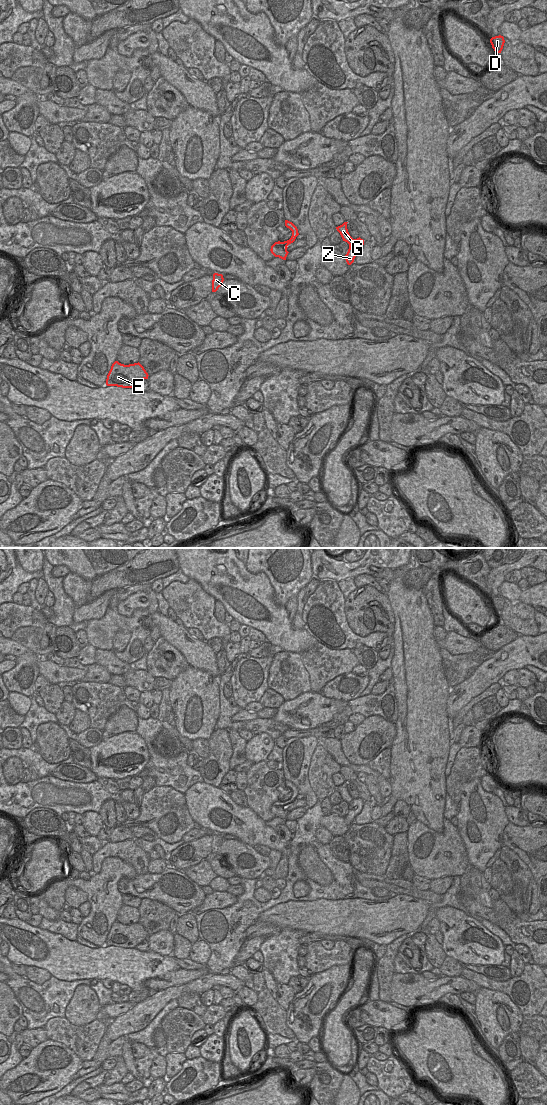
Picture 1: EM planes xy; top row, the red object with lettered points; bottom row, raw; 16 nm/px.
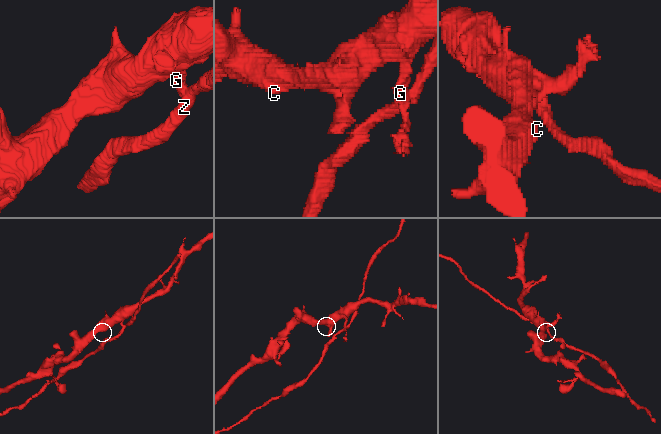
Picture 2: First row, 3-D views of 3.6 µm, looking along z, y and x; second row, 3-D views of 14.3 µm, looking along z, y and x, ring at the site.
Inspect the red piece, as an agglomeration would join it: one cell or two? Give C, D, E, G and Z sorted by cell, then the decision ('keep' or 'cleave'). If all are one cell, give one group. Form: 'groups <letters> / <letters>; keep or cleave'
groups C D E G / Z; cleave

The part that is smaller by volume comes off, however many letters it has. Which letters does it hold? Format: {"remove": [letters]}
{"remove": ["Z"]}

